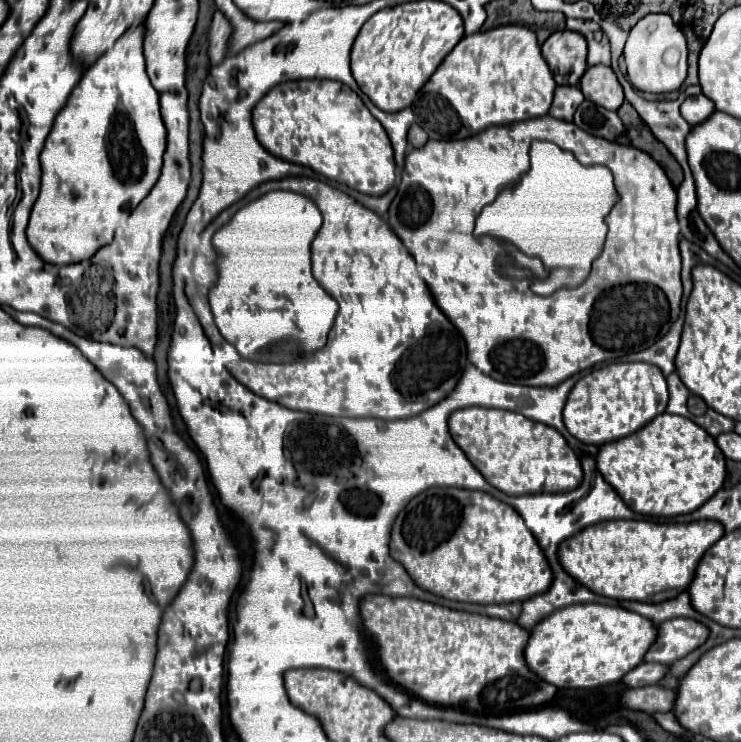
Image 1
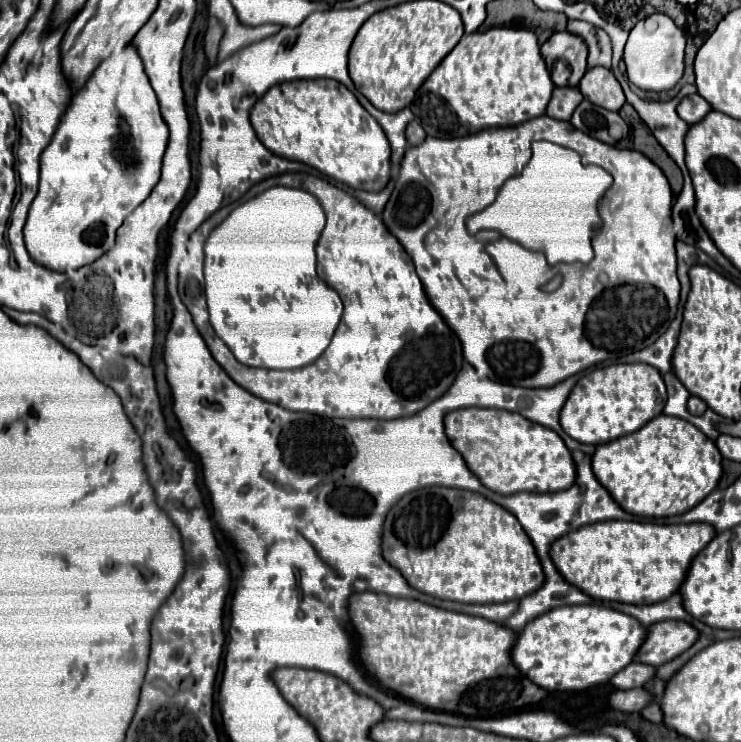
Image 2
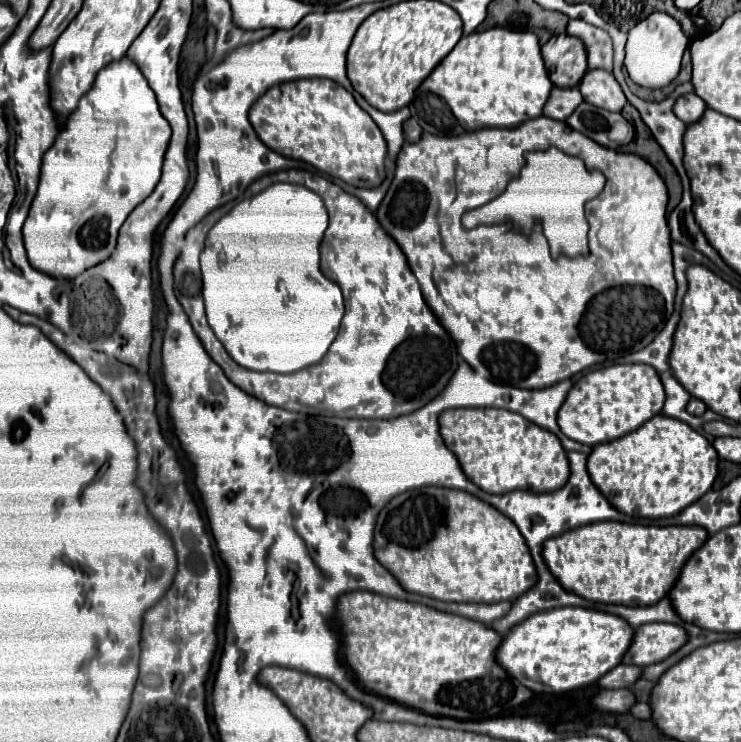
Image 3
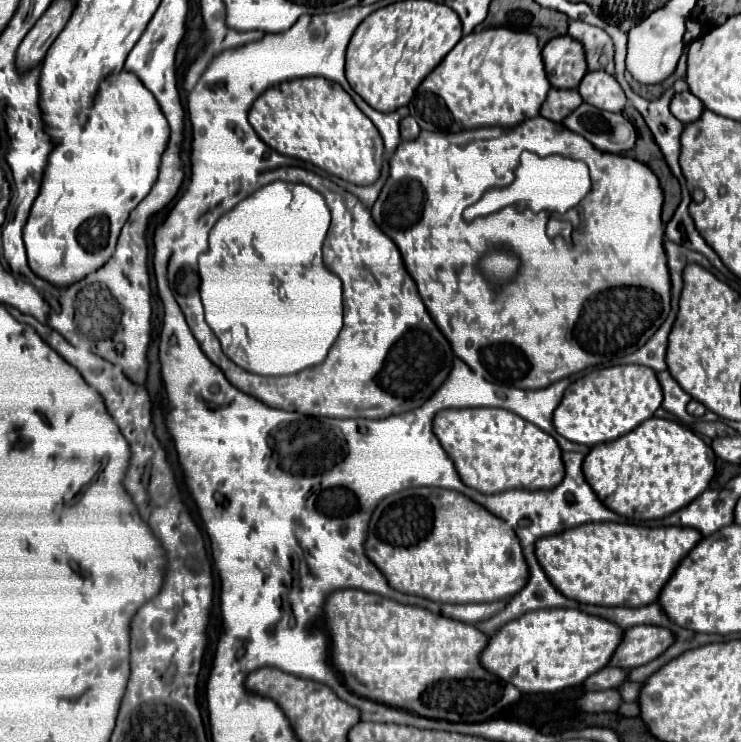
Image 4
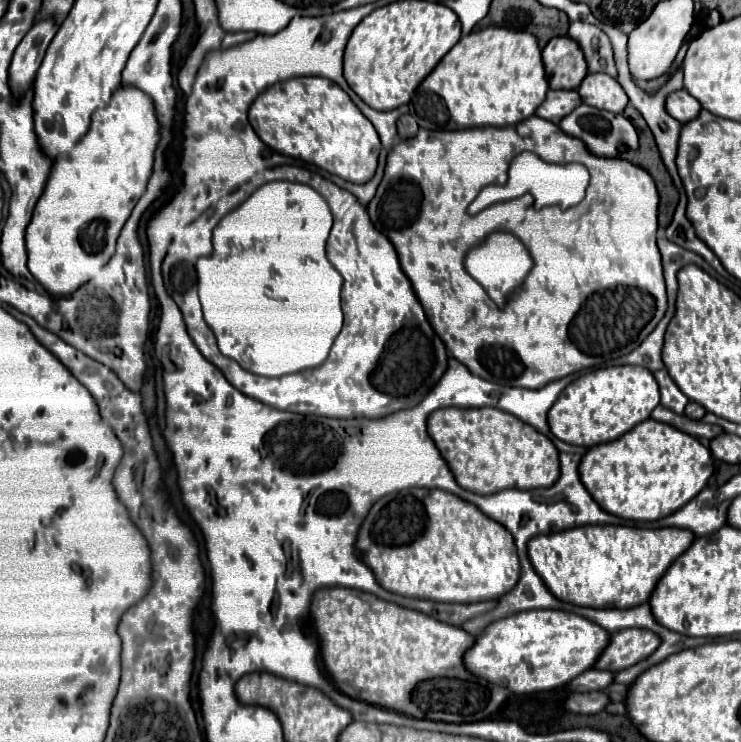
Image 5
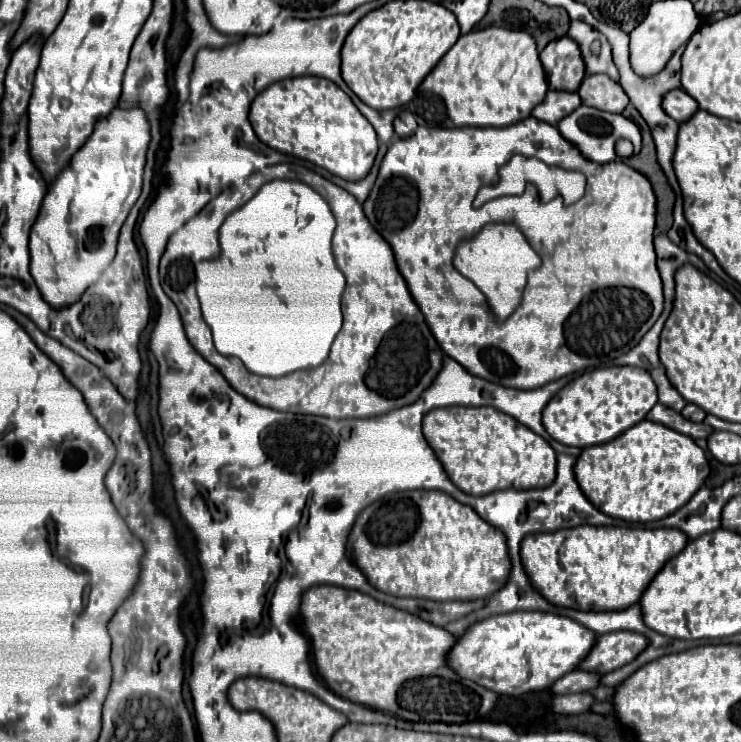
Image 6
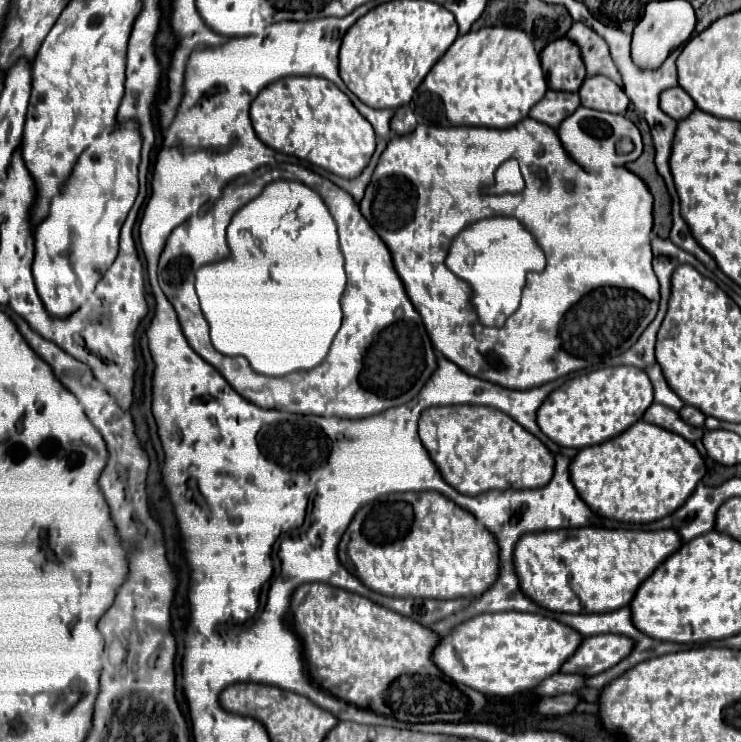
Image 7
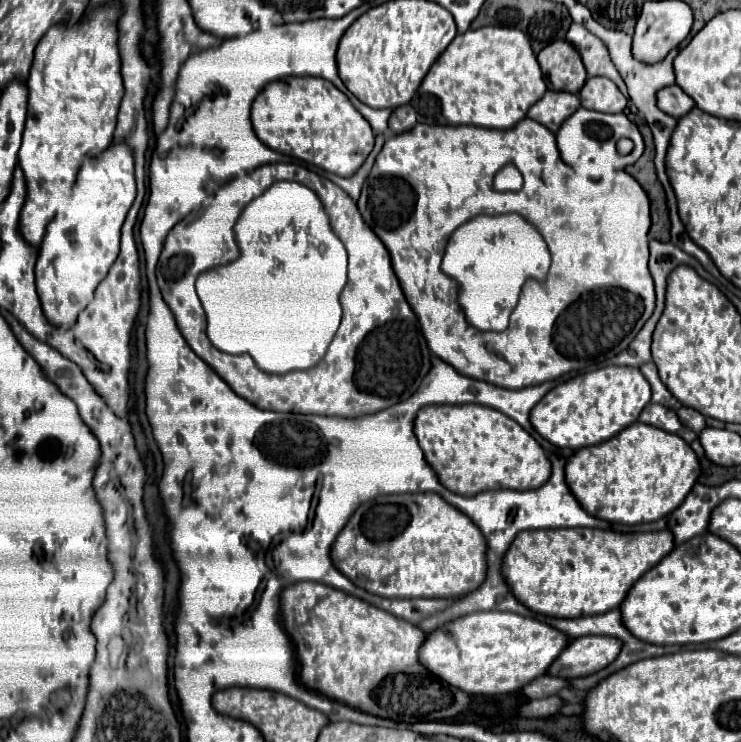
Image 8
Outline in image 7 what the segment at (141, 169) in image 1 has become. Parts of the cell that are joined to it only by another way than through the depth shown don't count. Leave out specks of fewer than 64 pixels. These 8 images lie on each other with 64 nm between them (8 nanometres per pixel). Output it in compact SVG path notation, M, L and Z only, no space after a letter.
M120 124L114 128L112 136L106 136L102 142L86 148L76 162L68 182L62 186L60 196L54 200L50 216L36 226L34 242L36 242L36 256L32 264L32 274L36 282L36 290L44 308L52 318L66 318L76 312L94 292L94 286L102 278L102 274L112 266L118 256L118 236L120 228L136 200L138 194L138 164L140 164L140 148L142 136L136 132L136 124Z

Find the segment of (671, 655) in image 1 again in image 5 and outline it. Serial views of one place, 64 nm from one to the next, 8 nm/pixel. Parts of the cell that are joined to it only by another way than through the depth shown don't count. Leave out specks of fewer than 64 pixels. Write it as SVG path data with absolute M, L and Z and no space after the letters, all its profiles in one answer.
M628 628L610 634L608 646L598 656L594 668L608 670L608 672L620 672L646 656L650 656L660 644L660 638L648 630L640 628Z

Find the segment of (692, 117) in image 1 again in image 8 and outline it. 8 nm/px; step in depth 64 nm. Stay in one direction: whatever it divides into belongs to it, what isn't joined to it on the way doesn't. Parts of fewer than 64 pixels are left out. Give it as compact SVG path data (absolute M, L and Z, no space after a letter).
M676 84L662 88L656 94L656 98L658 98L658 108L674 118L680 118L694 108L694 100Z

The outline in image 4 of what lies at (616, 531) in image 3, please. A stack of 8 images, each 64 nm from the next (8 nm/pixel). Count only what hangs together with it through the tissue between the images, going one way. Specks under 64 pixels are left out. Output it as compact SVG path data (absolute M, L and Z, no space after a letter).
M582 524L536 540L534 554L548 580L566 598L596 606L646 606L656 602L660 584L676 569L676 560L702 536L692 528L646 528L634 524Z

